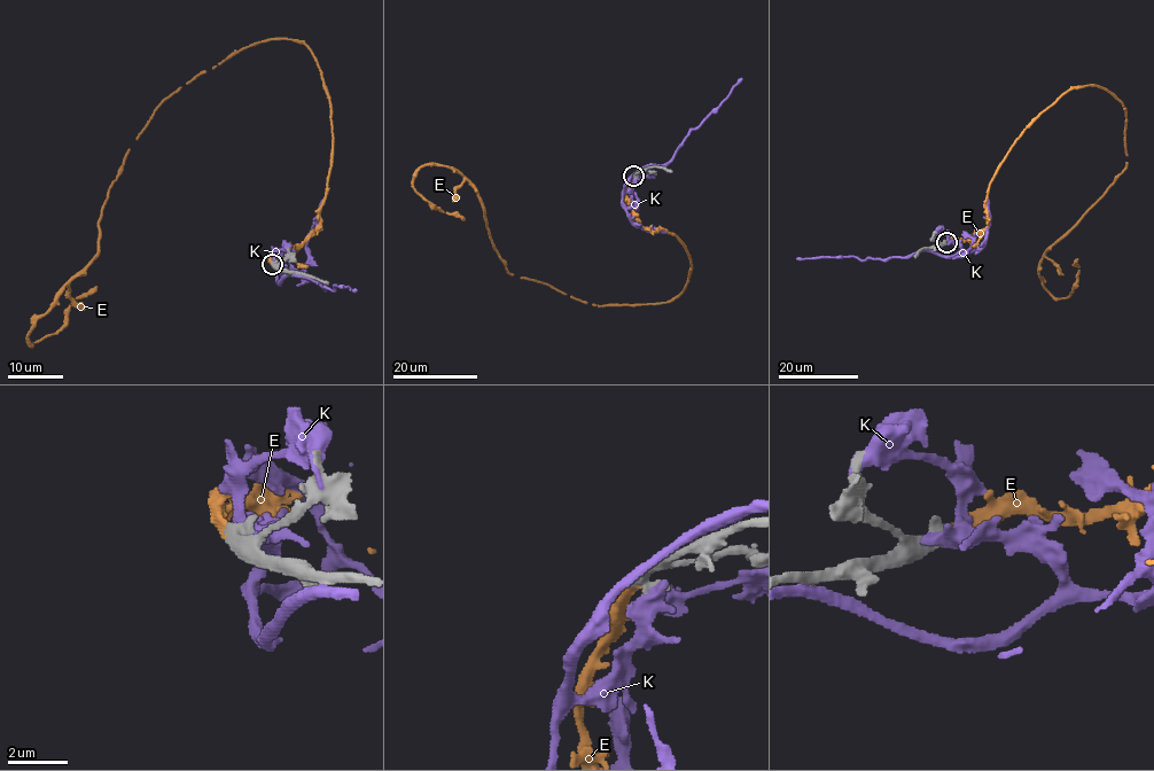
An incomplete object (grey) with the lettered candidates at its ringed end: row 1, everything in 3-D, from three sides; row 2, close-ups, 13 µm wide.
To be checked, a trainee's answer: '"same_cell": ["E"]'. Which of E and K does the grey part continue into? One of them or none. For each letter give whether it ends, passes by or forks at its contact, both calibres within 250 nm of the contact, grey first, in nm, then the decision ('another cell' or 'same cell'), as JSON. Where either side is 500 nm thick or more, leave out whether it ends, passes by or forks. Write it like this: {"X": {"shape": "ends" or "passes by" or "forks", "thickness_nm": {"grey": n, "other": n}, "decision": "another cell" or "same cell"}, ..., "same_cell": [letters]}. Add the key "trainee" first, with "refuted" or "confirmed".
{"trainee": "confirmed", "E": {"thickness_nm": {"grey": 550, "other": 280}, "decision": "same cell"}, "K": {"thickness_nm": {"grey": 550, "other": 550}, "decision": "another cell"}, "same_cell": ["E"]}

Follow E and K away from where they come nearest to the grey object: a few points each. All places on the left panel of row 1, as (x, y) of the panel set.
E: (273, 264), (319, 224), (333, 149), (328, 93), (291, 38), (160, 104), (98, 251), (29, 342), (95, 286)
K: (277, 264), (280, 264), (278, 282), (290, 275), (311, 278), (325, 289), (334, 289), (335, 286), (356, 289)

